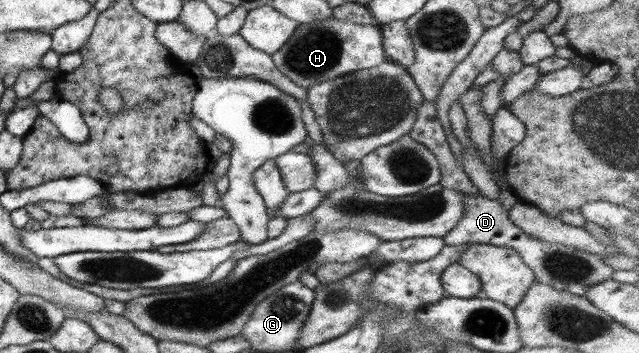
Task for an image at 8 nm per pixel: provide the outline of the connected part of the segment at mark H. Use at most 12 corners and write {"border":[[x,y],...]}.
{"border":[[297,25],[270,58],[308,87],[386,59],[380,27]]}

